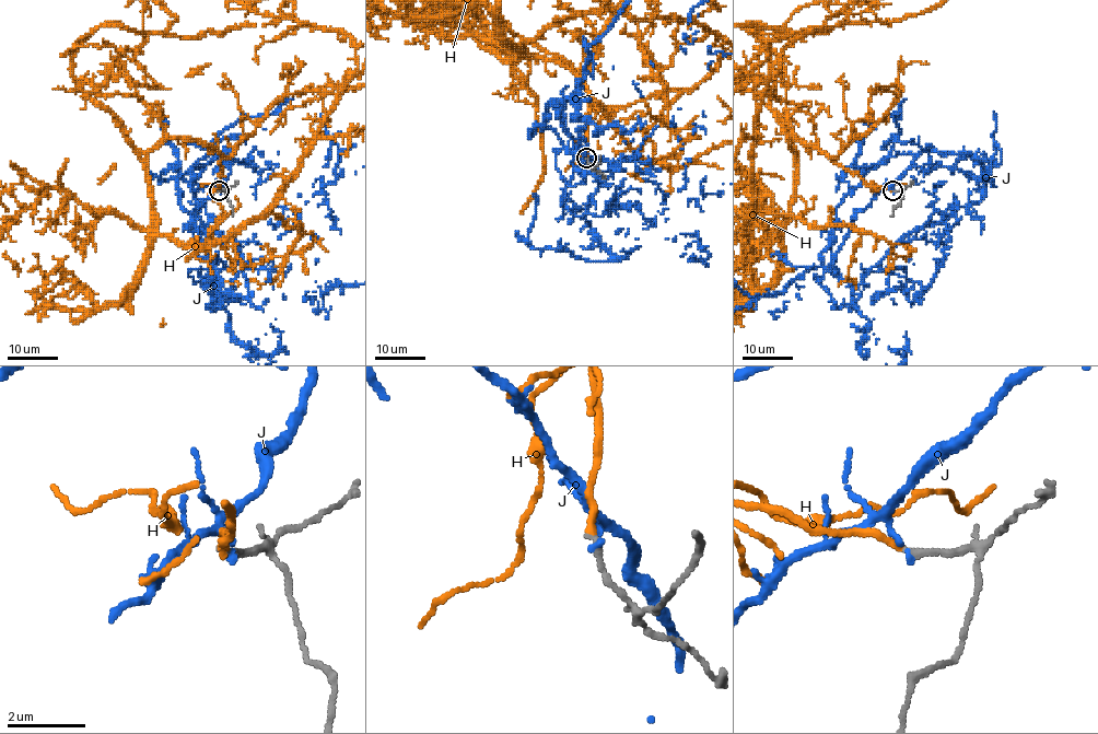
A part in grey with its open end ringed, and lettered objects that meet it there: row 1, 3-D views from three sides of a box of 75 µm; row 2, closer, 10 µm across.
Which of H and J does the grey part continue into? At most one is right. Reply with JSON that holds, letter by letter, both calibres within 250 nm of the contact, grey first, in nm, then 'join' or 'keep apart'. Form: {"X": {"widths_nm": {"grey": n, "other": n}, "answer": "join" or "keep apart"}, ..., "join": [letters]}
{"H": {"widths_nm": {"grey": 170, "other": 180}, "answer": "join"}, "J": {"widths_nm": {"grey": 200, "other": 140}, "answer": "keep apart"}, "join": ["H"]}

